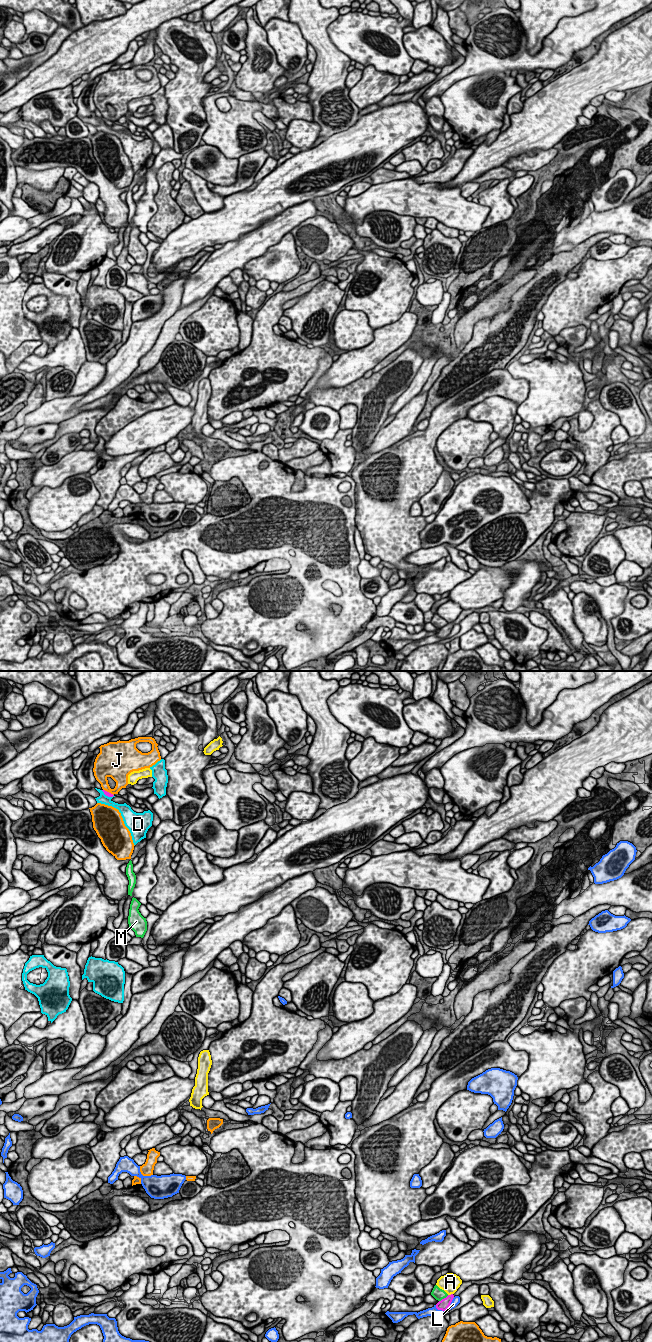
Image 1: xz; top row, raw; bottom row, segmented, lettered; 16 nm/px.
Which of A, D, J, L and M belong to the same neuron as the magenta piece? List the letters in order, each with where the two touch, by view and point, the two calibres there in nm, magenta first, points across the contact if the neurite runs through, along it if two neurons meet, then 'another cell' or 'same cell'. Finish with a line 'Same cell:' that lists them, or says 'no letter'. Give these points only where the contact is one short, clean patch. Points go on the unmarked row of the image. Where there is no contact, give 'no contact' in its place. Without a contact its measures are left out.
A: contact xz (451, 622); calibres 170 and 300 nm; border xz (452, 621), (448, 623); another cell
D: contact xz (107, 123); calibres 70 and 160 nm; another cell
J: contact xz (108, 120); calibres 70 and 160 nm; another cell
L: contact xz (450, 631); calibres 170 and 130 nm; another cell
M: contact xz (444, 626); calibres 170 and 190 nm; another cell
Same cell: no letter

